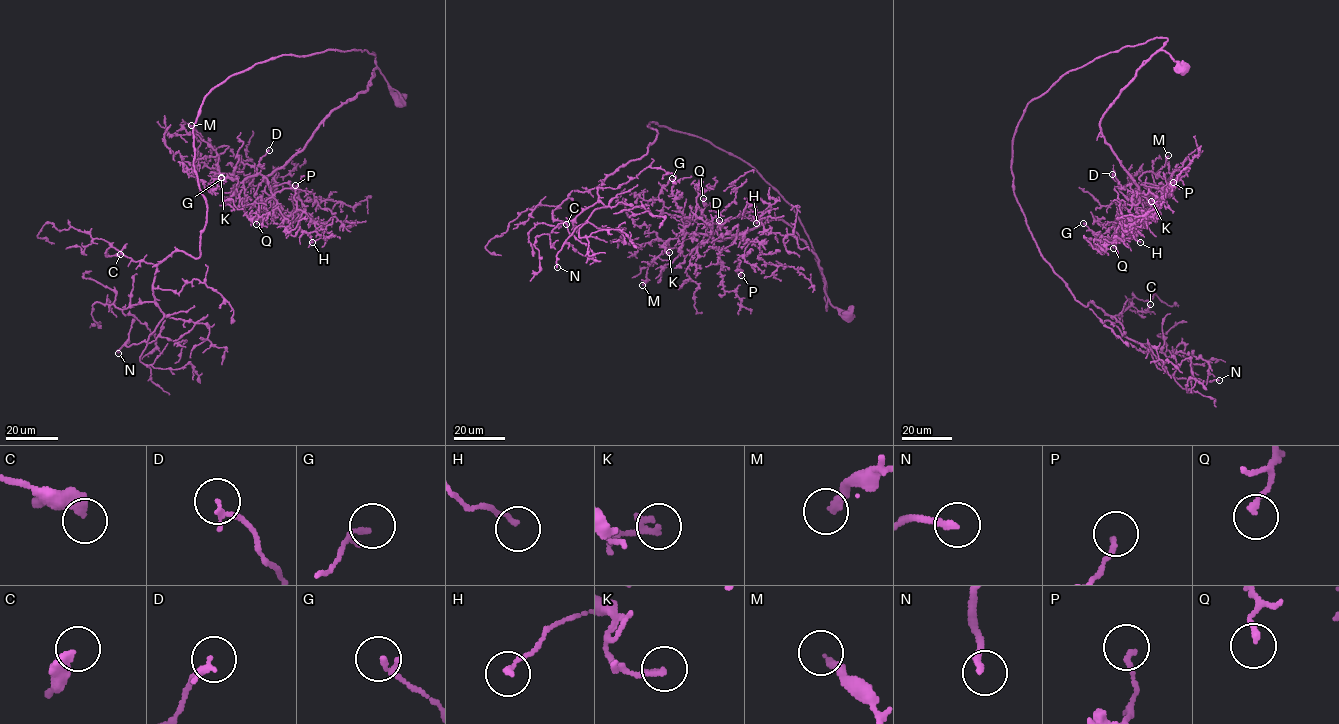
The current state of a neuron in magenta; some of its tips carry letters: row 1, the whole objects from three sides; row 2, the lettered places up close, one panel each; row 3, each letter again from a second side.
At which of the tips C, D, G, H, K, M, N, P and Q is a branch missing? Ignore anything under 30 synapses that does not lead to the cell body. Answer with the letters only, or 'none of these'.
N

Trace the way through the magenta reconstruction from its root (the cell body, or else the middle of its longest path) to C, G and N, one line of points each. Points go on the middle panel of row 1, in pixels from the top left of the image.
C: (848, 316), (826, 310), (811, 242), (776, 190), (657, 122), (647, 153), (553, 211), (566, 224)
G: (848, 316), (790, 225), (774, 218), (719, 241), (687, 233), (662, 210), (672, 178)
N: (848, 316), (826, 310), (811, 242), (776, 190), (654, 122), (557, 267)

